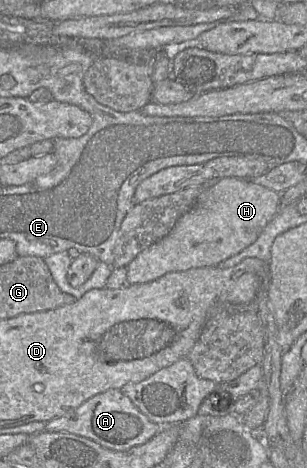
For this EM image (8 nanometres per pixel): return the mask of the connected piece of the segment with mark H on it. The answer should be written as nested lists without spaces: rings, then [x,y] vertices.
[[[226,177],[214,180],[164,238],[144,249],[126,266],[128,281],[131,285],[142,284],[168,272],[217,266],[256,241],[277,214],[280,195],[250,179]]]

